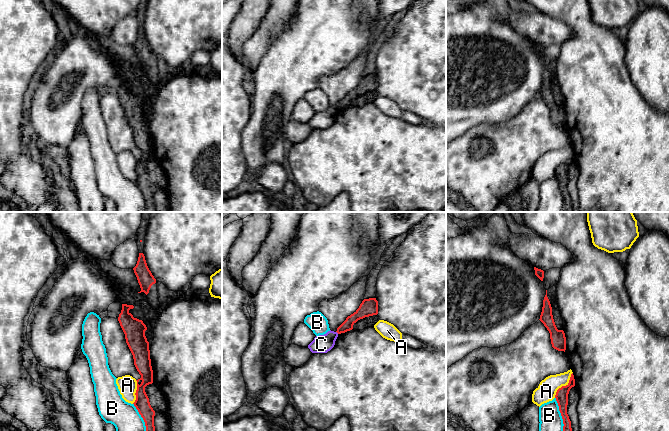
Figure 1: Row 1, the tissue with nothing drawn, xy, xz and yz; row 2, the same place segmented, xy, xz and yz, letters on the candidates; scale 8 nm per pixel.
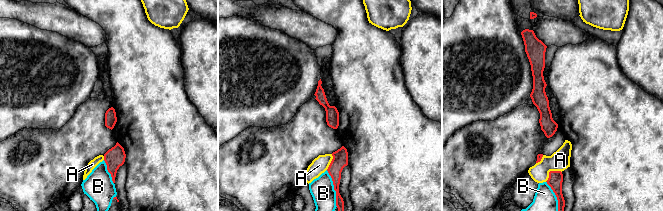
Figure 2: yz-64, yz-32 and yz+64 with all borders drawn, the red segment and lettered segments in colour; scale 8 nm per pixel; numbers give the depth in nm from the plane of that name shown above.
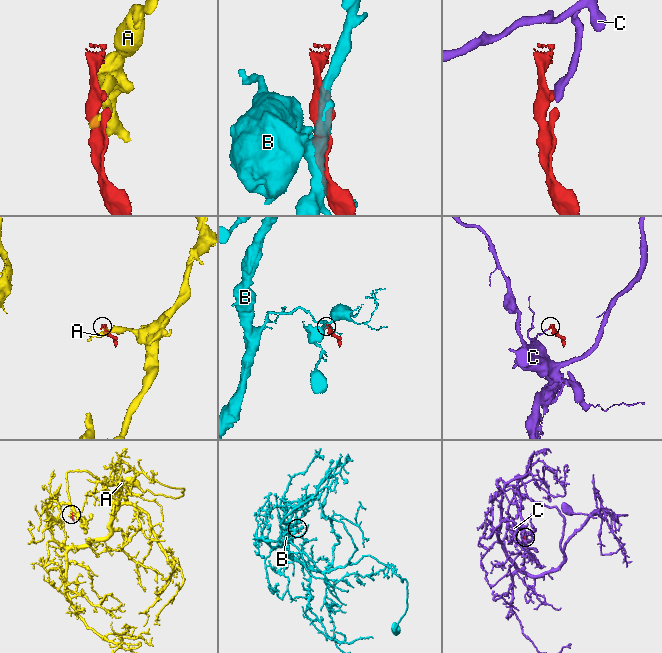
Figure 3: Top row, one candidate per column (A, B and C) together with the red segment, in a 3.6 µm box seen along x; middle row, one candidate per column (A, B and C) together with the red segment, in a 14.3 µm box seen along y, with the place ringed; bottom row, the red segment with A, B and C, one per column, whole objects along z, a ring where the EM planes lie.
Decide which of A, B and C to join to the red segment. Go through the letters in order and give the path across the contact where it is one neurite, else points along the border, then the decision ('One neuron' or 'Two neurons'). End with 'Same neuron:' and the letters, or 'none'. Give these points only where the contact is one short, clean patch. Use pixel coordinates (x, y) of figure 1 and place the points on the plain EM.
A: Boundary: yz (572, 148), (569, 157), (557, 166), (554, 173). Two neurons
B: Two neurons
C: Boundary: xz (336, 107), (338, 109). Two neurons
Same neuron: none

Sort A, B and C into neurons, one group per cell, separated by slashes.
A / B / C

